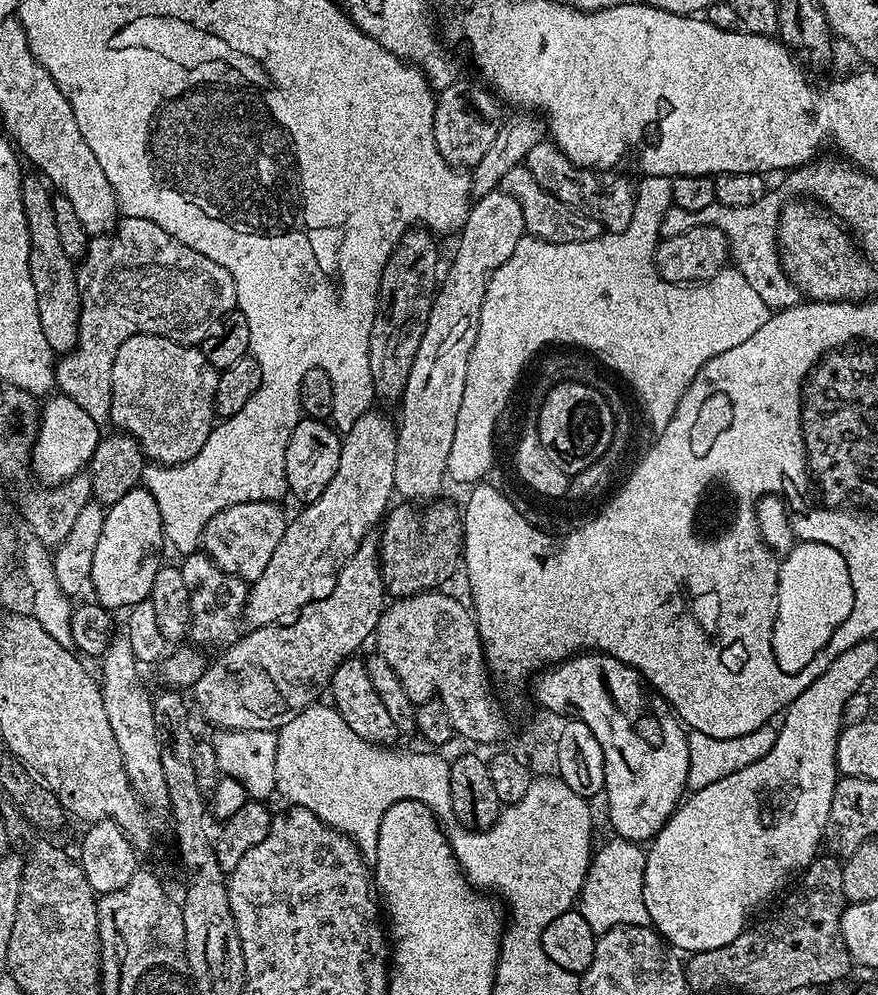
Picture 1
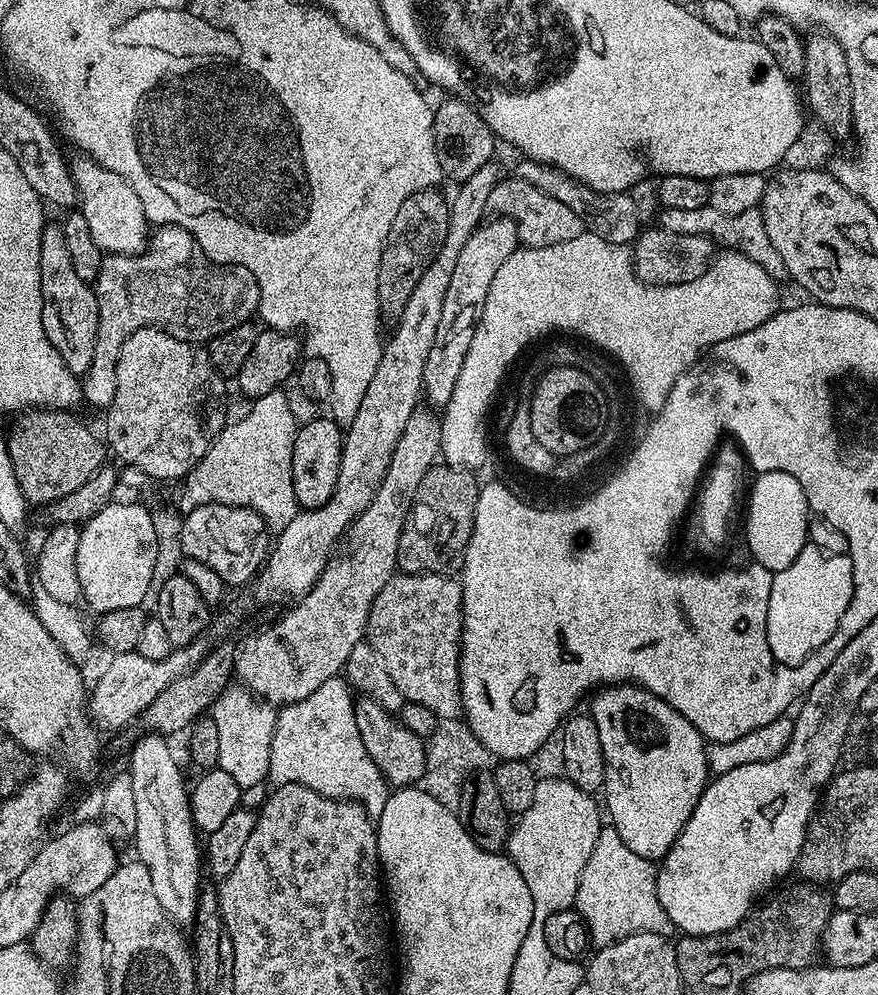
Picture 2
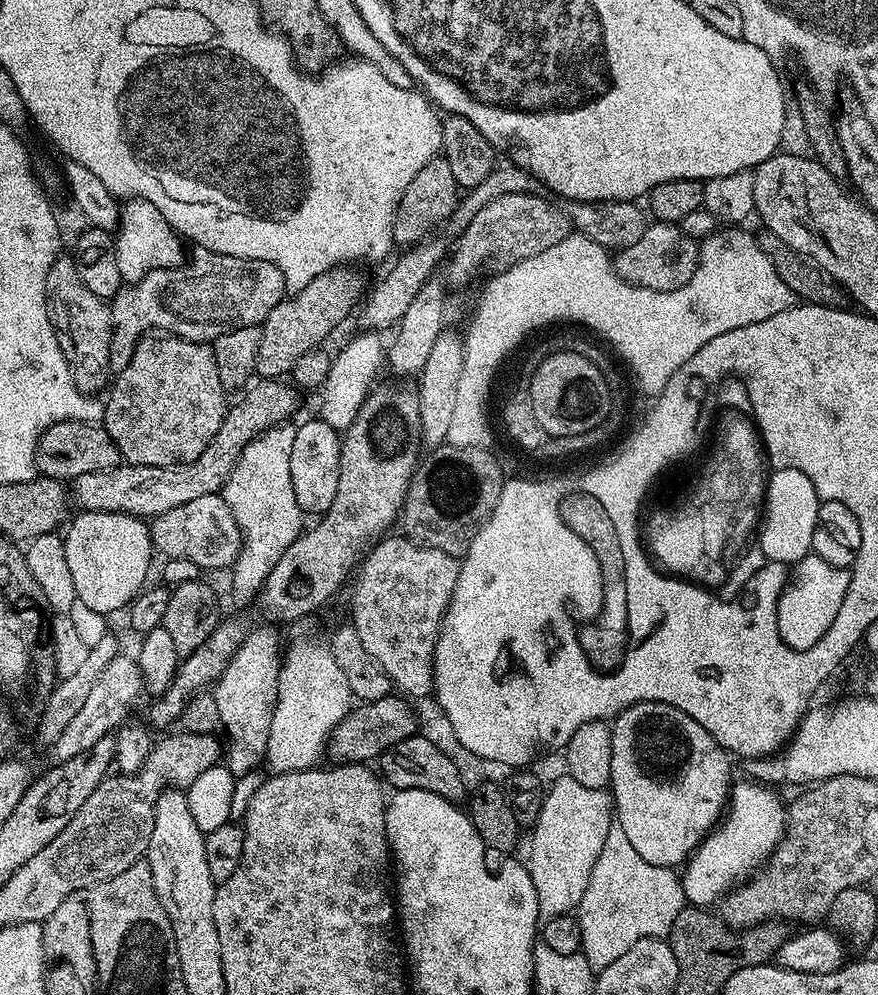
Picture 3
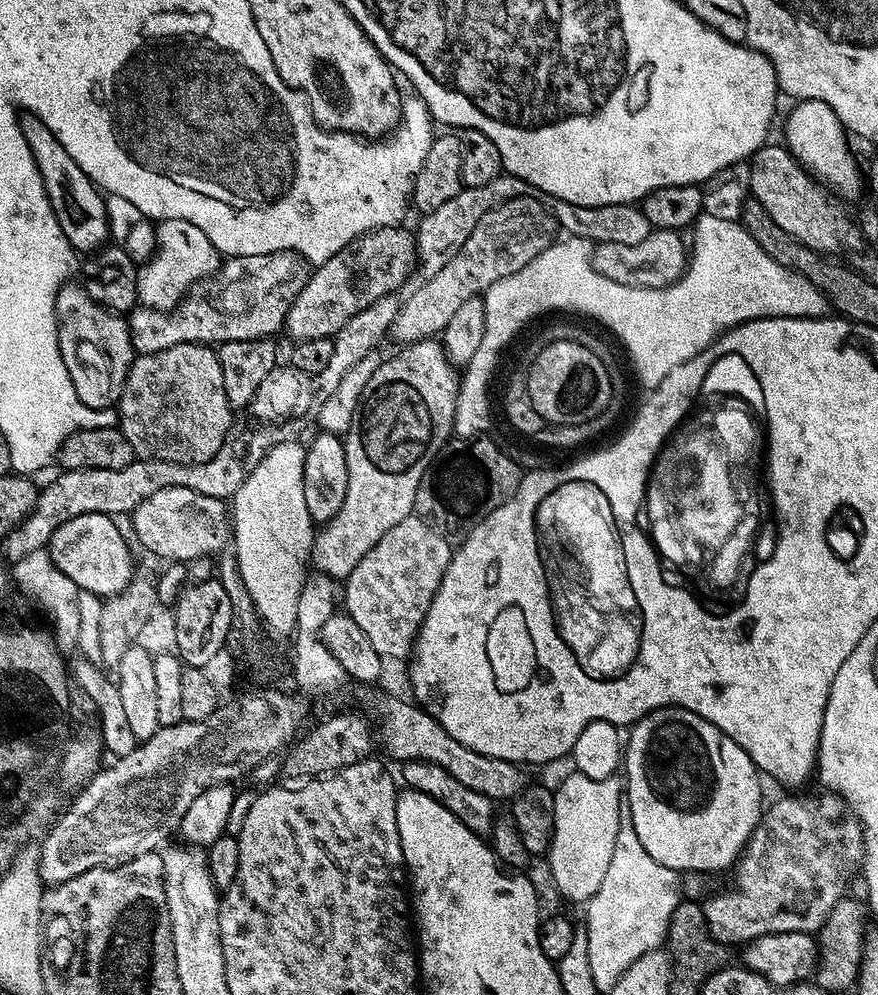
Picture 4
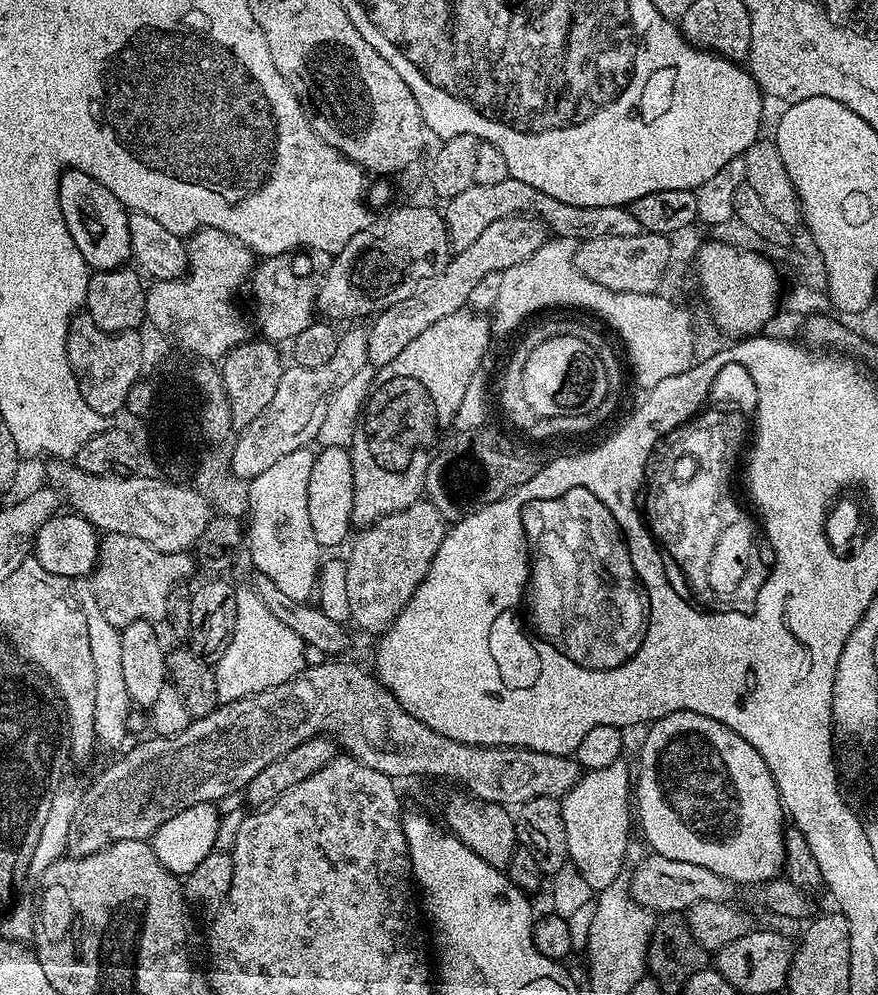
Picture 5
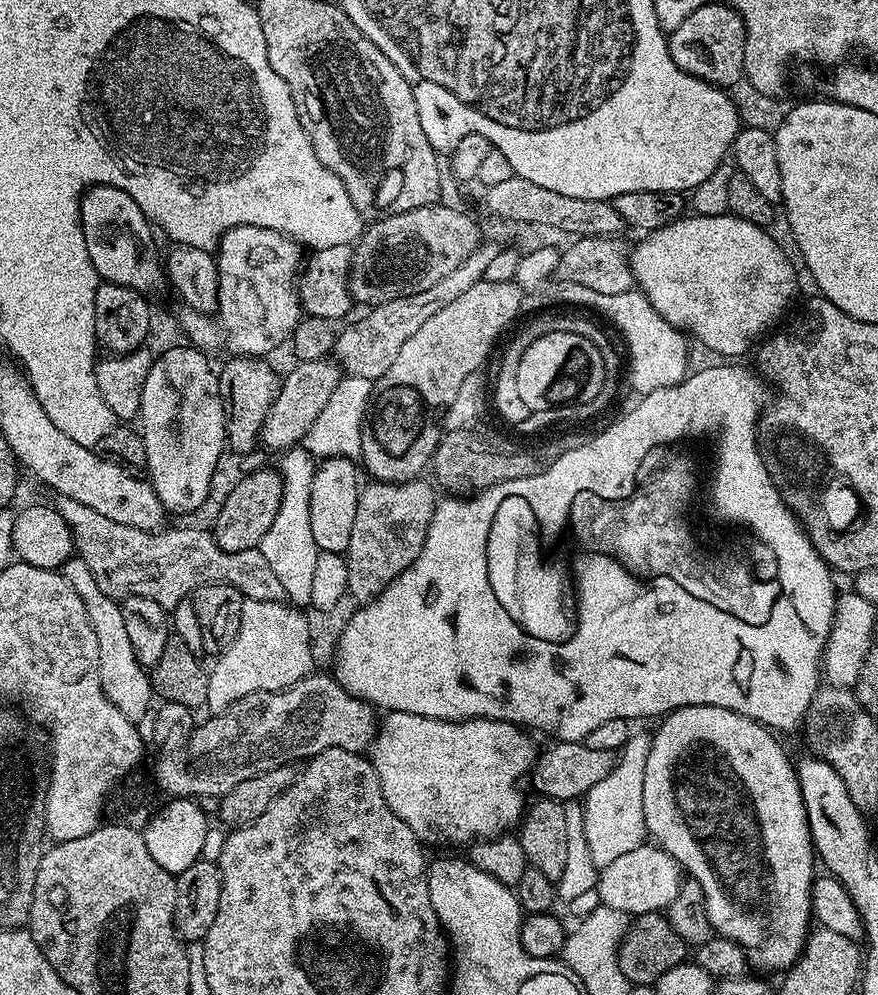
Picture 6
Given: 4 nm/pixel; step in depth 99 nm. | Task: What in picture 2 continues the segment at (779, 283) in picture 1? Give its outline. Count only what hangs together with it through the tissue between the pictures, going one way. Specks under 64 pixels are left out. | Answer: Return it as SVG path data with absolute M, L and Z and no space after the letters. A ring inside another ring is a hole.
M710 207L702 210L670 210L665 208L659 214L661 215L660 220L658 220L659 227L670 230L670 234L706 236L715 241L717 245L725 244L732 252L746 254L746 258L758 262L758 266L762 266L774 278L779 277L784 272L784 263L770 242L770 234L766 234L766 222L759 208L742 210L742 214L726 214L725 216L719 210Z

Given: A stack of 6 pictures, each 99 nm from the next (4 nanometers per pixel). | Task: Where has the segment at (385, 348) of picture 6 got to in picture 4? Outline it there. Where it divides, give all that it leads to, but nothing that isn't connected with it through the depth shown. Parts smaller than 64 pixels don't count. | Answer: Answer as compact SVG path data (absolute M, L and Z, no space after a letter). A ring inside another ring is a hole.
M519 196L510 202L502 202L494 210L482 214L482 222L478 222L478 226L474 226L474 234L466 238L466 246L462 246L462 250L458 250L458 254L454 254L454 258L450 258L450 262L446 262L446 266L442 266L438 274L434 274L434 278L424 281L423 284L415 285L411 289L413 292L408 297L406 295L403 297L398 314L392 323L391 339L396 339L397 345L403 346L419 340L439 337L443 333L446 322L450 322L450 318L454 318L455 312L466 302L470 302L470 298L480 296L487 292L488 287L494 282L522 270L526 262L534 262L534 258L538 258L542 250L555 244L557 239L556 219L549 214L548 209L534 202L534 198L529 196Z

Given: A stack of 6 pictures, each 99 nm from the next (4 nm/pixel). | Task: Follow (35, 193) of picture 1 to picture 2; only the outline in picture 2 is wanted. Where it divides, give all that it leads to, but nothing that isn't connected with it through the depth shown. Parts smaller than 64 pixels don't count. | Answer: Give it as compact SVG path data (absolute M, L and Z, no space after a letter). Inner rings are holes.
M45 223L38 266L42 290L42 326L46 330L46 338L56 347L58 354L62 354L62 362L66 362L68 369L76 377L83 377L84 372L90 370L90 362L94 362L94 342L98 338L98 302L93 285L74 274L74 258L70 258L70 249L66 247L66 234L59 223Z

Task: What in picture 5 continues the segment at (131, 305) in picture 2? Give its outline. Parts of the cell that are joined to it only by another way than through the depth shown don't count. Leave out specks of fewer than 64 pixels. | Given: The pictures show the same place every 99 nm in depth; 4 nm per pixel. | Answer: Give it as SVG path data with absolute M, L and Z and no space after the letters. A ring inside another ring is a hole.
M314 248L266 256L255 265L250 289L256 295L256 324L263 339L290 342L314 322L312 312L317 311L316 295L328 267L332 265L332 257L333 253Z

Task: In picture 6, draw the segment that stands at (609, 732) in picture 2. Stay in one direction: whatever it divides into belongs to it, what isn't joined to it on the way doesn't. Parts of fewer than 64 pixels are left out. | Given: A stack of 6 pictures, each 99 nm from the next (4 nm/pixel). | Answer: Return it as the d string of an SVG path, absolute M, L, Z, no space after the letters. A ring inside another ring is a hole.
M703 704L702 706L675 708L657 724L660 725L655 725L652 733L653 746L650 747L650 755L647 757L646 772L643 779L642 812L645 814L647 835L664 851L671 854L678 861L681 869L691 879L698 882L698 886L702 886L704 904L708 907L708 917L713 933L740 947L753 969L761 968L764 972L783 973L800 959L804 950L804 943L809 938L810 927L808 928L808 923L811 925L814 920L812 915L812 886L814 873L817 871L815 868L818 868L818 860L812 847L812 835L808 829L804 799L800 793L800 783L796 777L793 761L788 761L783 746L775 740L777 737L763 724L720 706Z

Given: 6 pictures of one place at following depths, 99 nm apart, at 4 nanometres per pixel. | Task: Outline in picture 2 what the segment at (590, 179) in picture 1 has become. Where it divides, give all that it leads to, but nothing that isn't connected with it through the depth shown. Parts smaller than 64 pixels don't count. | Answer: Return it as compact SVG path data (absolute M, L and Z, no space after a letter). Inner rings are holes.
M521 159L521 164L514 168L515 175L520 179L530 182L530 186L542 190L542 194L550 194L562 206L570 206L578 218L582 218L585 229L591 235L602 238L606 242L631 245L642 231L640 224L640 208L636 200L628 192L599 192L582 182L578 182L570 174L558 170L549 164L537 160Z

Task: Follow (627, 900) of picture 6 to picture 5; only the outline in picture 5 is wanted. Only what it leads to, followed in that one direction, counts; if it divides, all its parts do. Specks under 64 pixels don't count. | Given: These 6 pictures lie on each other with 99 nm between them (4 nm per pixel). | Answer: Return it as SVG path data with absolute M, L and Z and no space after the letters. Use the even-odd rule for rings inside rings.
M648 854L648 857L632 872L630 891L633 899L656 914L665 912L687 913L694 902L728 902L738 892L737 885L706 866L694 866L694 862L678 862L674 858Z

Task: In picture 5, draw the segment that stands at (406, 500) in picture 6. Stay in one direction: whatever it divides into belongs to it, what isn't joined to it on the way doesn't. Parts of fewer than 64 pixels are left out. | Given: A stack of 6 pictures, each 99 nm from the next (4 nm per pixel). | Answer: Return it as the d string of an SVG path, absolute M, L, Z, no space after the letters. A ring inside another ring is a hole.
M426 498L367 525L364 533L351 541L352 553L346 556L351 623L368 632L383 633L426 578L445 531L444 516Z

